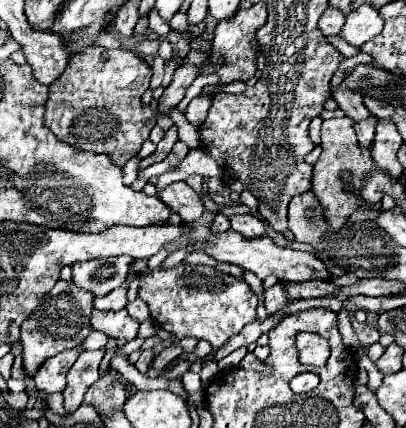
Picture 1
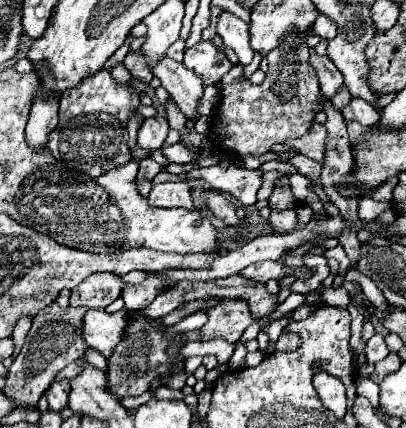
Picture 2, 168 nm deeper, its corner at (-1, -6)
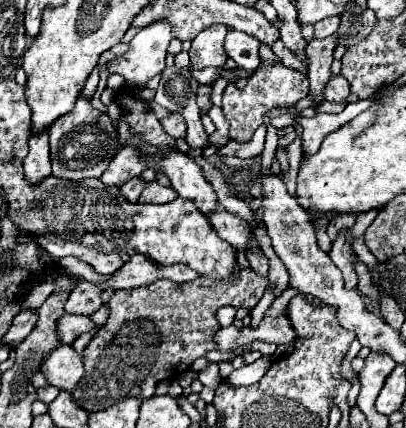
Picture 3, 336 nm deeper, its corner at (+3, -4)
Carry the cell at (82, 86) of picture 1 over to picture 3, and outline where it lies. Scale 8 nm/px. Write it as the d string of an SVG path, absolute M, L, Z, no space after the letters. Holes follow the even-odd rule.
M80 96L74 110L58 118L50 126L50 158L52 158L52 174L66 180L84 180L84 178L100 178L108 168L112 156L118 152L118 132L112 124L108 112L100 112L92 106L90 98Z

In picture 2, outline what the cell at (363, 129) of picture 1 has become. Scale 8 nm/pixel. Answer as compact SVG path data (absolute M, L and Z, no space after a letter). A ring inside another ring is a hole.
M354 96L350 100L350 104L342 108L342 116L346 120L356 120L362 126L374 126L380 120L380 114L378 114L376 108L372 108L366 100L354 98Z

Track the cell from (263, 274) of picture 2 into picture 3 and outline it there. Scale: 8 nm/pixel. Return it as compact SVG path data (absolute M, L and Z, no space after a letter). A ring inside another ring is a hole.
M240 268L240 278L236 278L236 282L212 282L210 278L200 276L196 280L182 282L182 284L176 284L170 280L158 280L148 286L140 286L132 290L118 290L108 302L110 316L106 324L92 338L92 342L82 354L86 374L80 380L78 388L72 392L74 402L88 412L98 412L130 396L136 396L140 400L154 396L154 388L160 380L174 378L186 372L196 358L216 348L212 340L214 332L220 330L220 324L214 318L216 308L226 304L232 304L236 308L240 306L254 308L262 298L266 286L268 286L268 276L260 276L254 268Z

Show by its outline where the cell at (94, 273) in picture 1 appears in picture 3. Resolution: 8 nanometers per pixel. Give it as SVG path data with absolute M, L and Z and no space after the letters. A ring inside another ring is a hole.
M82 280L68 296L64 310L68 314L84 314L90 316L102 306L102 292L98 284L92 284L88 280Z

